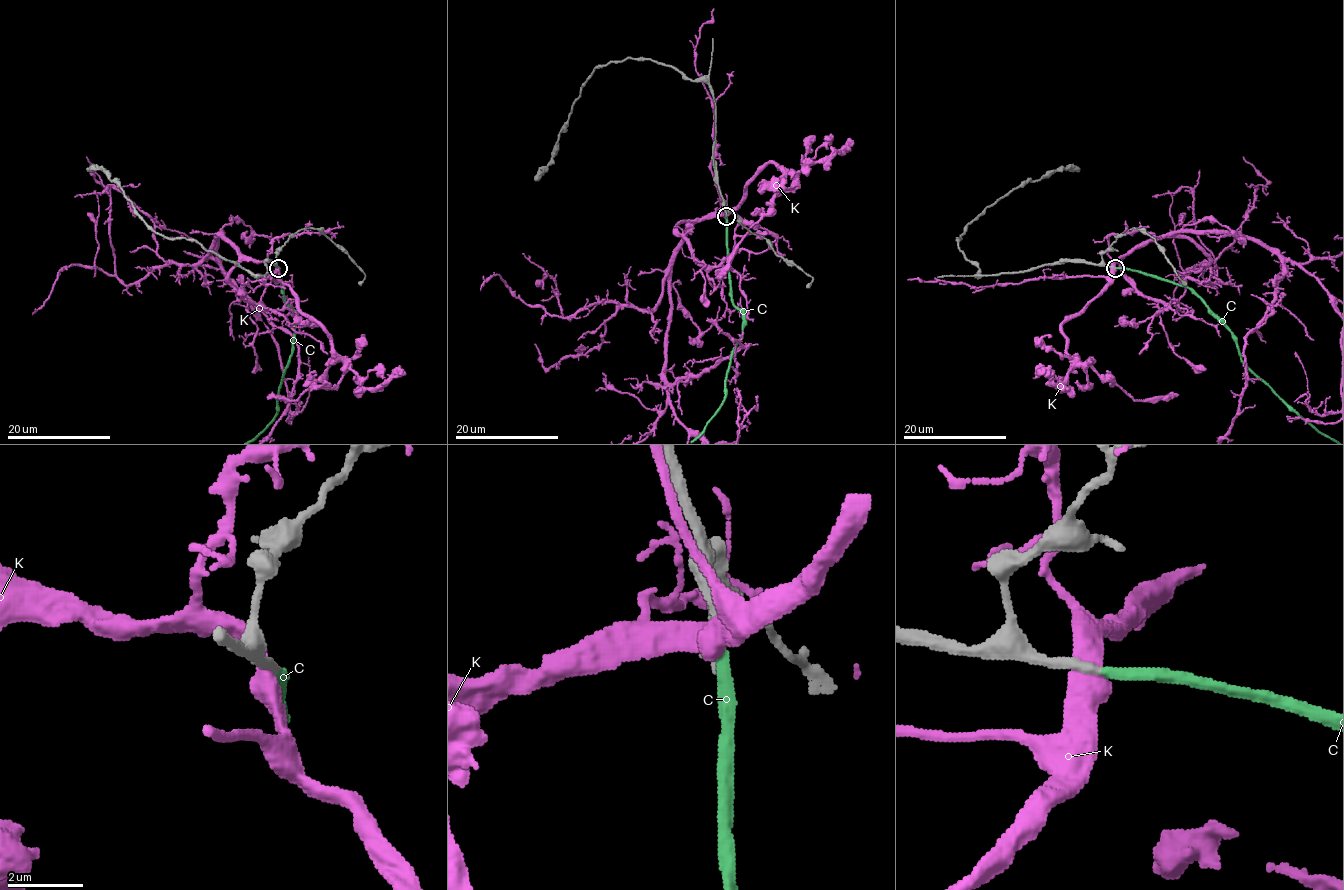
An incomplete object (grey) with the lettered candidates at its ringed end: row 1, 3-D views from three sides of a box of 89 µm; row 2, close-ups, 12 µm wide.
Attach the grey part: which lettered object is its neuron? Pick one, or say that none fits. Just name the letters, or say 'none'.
C

